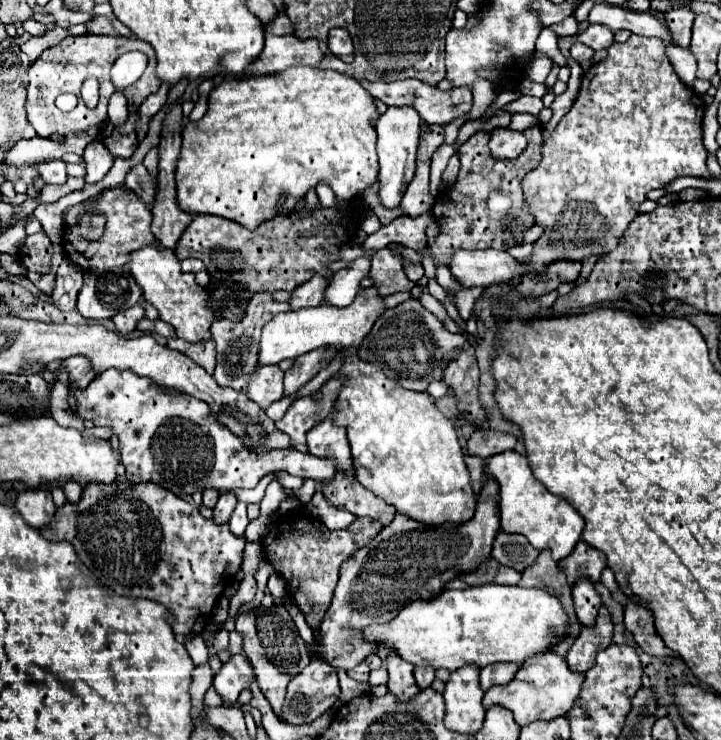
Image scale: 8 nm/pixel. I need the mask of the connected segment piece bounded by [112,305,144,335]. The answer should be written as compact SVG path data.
M136 305L136 307L128 309L128 311L122 311L122 313L114 315L112 321L114 321L116 329L118 329L122 335L126 335L126 333L132 333L132 331L136 329L136 323L138 323L142 317L144 317L144 309L142 309L140 305Z

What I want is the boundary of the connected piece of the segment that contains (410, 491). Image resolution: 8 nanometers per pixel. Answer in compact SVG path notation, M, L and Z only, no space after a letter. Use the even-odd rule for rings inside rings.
M346 355L344 367L340 367L344 383L334 403L334 423L342 423L348 431L348 441L354 457L356 479L374 495L386 499L398 513L408 515L420 523L464 523L474 515L474 493L470 487L470 473L464 463L464 451L458 443L454 425L436 409L434 399L428 393L416 393L400 387L384 375L376 365L360 359L358 355Z

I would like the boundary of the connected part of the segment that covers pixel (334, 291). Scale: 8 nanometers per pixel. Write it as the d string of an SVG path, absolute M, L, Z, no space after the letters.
M360 257L352 263L352 267L334 273L328 283L328 291L324 293L324 303L334 307L348 307L360 291L360 281L368 273L368 263L368 257Z

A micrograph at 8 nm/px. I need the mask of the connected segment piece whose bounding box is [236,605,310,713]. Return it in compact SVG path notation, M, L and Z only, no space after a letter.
M272 605L268 609L258 607L252 611L240 613L236 617L236 631L244 637L242 649L254 667L258 687L262 689L264 697L270 701L274 713L280 713L288 681L294 675L298 675L304 665L310 663L310 651L306 643L298 635L298 629L292 617L288 615L288 611L284 609L284 605Z

